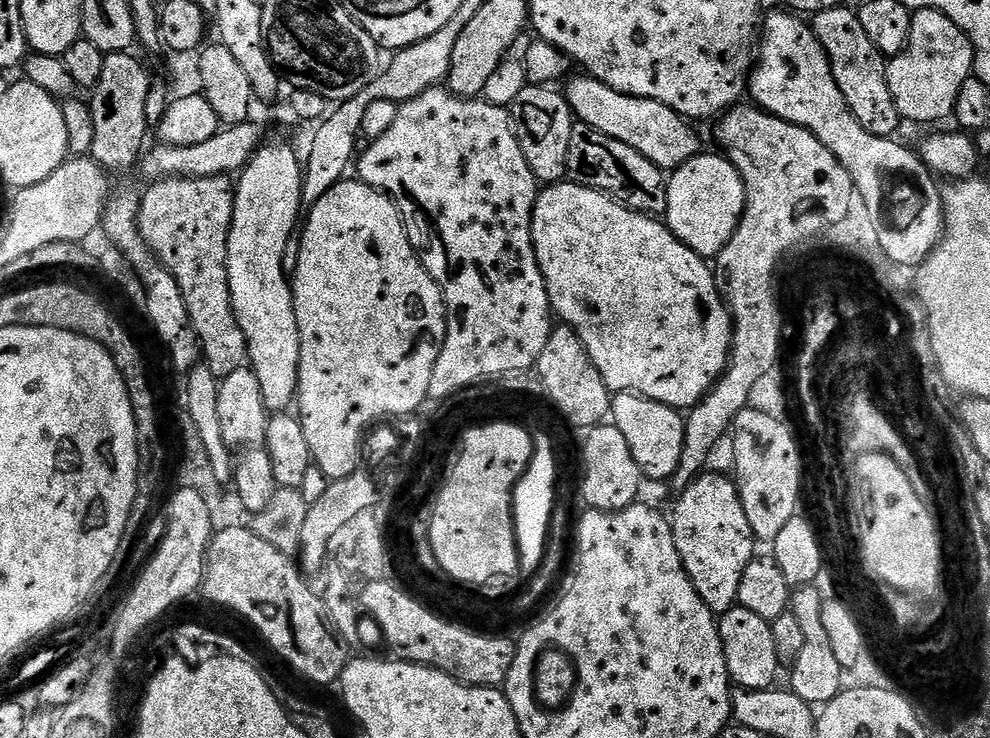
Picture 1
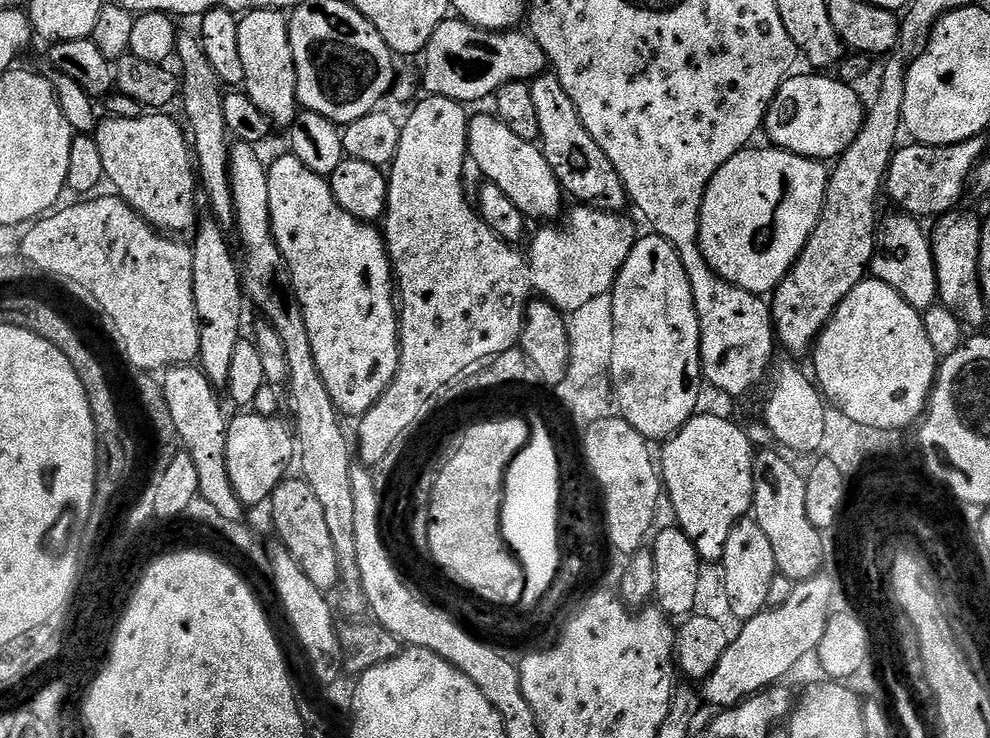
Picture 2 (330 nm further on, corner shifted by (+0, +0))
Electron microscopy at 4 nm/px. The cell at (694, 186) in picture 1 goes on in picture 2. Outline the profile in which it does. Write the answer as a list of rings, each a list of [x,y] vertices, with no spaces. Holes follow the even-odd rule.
[[[749,146],[716,171],[704,191],[700,211],[700,249],[706,262],[723,280],[767,297],[786,278],[796,259],[802,254],[818,218],[822,214],[829,169],[821,161],[811,160],[775,146]]]

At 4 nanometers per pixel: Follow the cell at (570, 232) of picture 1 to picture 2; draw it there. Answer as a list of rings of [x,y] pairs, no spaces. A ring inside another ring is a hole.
[[[473,115],[468,121],[468,155],[471,163],[480,167],[483,179],[487,183],[499,186],[522,210],[525,217],[540,222],[552,222],[556,215],[561,215],[560,207],[566,201],[565,193],[556,180],[554,170],[550,170],[550,162],[546,162],[543,151],[533,141],[518,138],[510,126],[506,126],[495,115]]]

